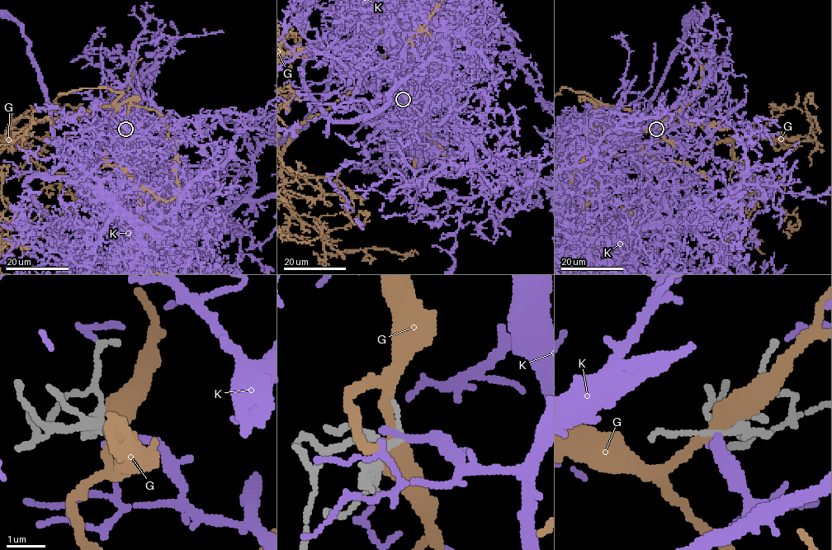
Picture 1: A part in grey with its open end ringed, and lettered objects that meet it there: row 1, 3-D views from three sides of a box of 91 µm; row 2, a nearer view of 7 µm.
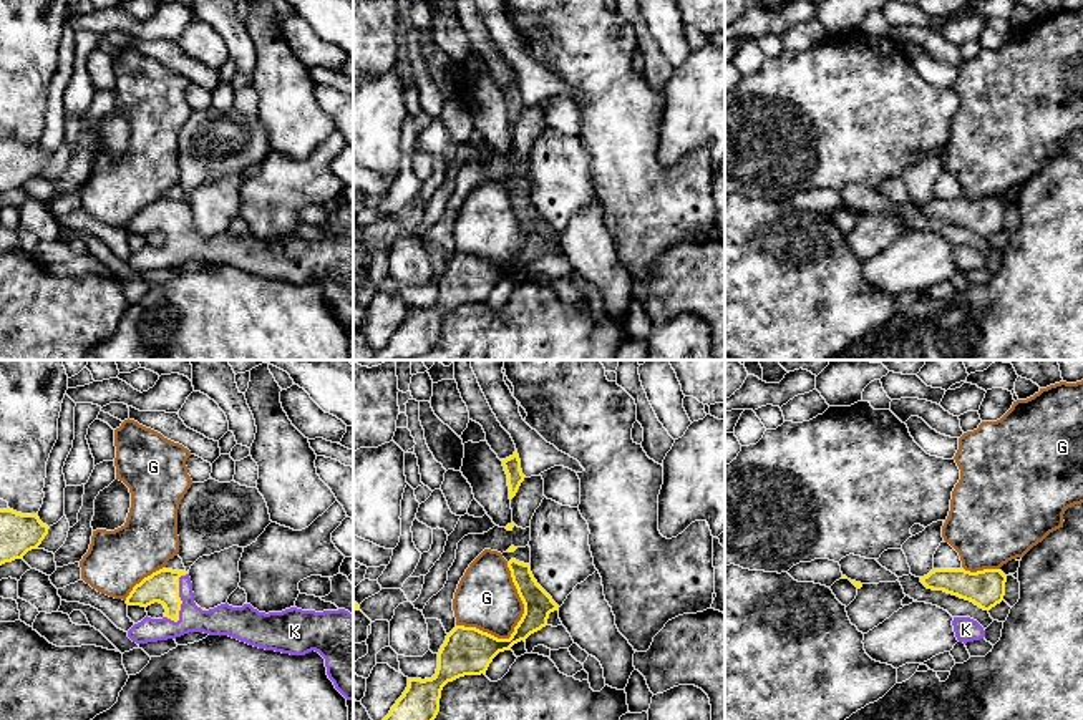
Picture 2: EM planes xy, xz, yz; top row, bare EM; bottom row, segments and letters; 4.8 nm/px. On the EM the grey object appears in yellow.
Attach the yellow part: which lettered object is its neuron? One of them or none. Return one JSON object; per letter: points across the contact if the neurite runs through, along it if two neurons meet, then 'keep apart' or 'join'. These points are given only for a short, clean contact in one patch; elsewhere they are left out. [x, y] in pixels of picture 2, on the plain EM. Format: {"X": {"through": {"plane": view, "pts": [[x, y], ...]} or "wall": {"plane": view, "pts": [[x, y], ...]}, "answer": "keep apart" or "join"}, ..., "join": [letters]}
{"G": {"answer": "keep apart"}, "K": {"through": {"plane": "xy", "pts": [[163, 214], [179, 226], [201, 248], [224, 248]]}, "answer": "join"}, "join": ["K"]}

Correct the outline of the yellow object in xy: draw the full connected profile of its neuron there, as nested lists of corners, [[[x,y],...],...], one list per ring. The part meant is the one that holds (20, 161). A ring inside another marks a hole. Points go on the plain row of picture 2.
[[[0,138],[0,194],[36,178],[45,164],[48,154],[43,153],[38,143],[22,143],[13,138]]]

